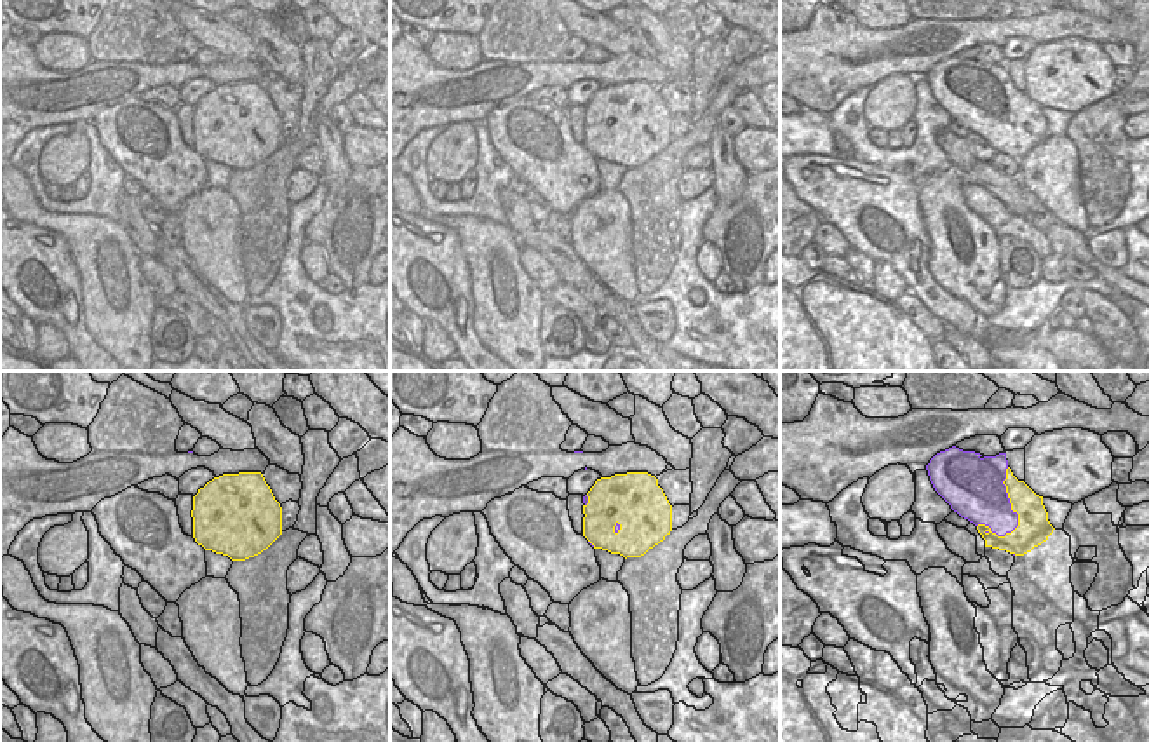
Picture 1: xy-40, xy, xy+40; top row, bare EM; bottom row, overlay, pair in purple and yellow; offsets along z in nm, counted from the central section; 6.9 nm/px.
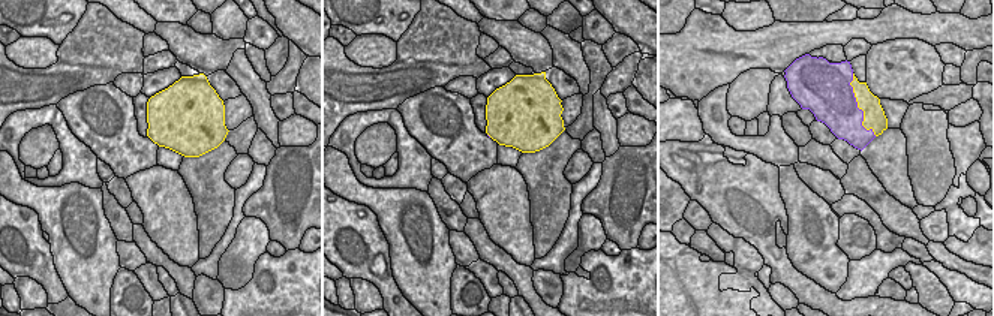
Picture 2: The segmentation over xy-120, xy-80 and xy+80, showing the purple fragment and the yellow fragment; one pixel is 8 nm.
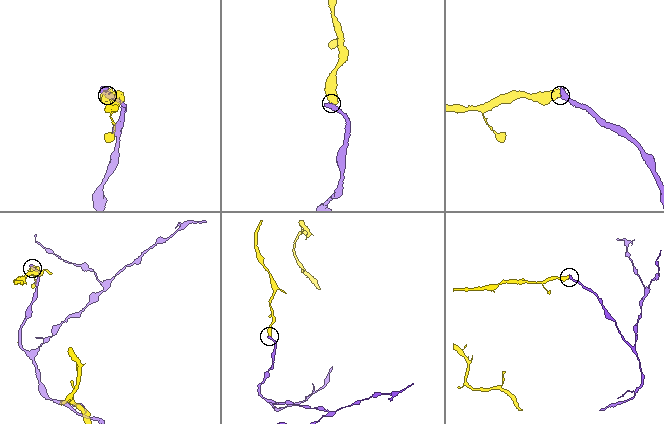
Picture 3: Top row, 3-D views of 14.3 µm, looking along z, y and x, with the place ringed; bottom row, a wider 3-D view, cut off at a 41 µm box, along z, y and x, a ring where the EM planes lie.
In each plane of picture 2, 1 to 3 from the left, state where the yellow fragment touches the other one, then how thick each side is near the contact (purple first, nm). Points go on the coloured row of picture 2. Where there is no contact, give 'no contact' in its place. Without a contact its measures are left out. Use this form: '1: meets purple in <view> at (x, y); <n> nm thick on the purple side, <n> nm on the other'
1: no contact
2: no contact
3: meets purple in xy+80 at (856, 107); 400 nm thick on the purple side, 170 nm on the other

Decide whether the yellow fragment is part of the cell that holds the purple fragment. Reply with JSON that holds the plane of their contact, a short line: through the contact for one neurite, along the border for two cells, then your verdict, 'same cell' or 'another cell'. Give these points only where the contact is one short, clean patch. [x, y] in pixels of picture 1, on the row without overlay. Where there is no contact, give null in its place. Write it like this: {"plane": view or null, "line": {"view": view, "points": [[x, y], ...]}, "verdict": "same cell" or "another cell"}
{"plane": "xy+40", "verdict": "another cell"}

